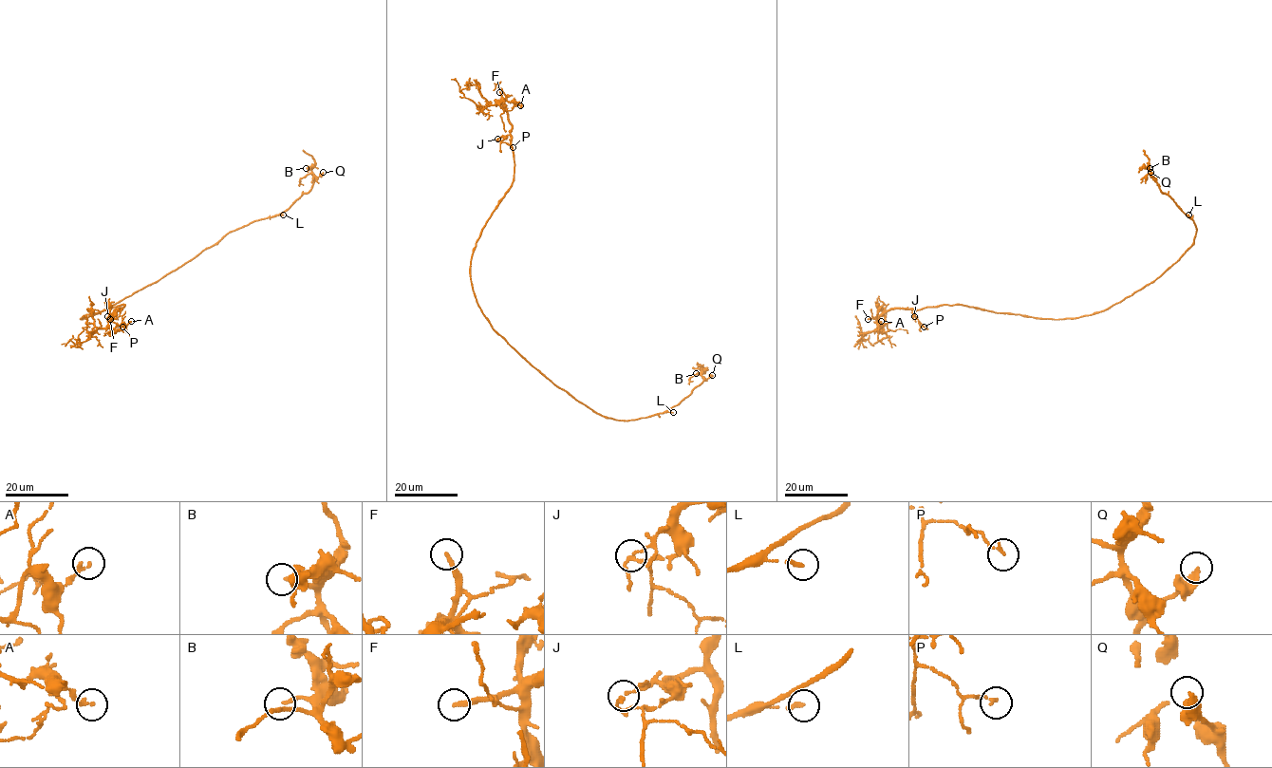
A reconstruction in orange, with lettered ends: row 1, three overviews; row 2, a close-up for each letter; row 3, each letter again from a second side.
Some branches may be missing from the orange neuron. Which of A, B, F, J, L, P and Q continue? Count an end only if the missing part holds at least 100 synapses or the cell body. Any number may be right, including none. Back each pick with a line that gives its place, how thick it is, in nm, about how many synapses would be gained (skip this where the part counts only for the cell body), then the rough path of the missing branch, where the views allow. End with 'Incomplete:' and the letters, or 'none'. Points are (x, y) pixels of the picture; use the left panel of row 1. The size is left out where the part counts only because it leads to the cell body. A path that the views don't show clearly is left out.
F: place (110, 319); calibre 200 nm; course (110, 319), (102, 323), (84, 340), (75, 345), (114, 345), (149, 336), (179, 322)
Incomplete: F

